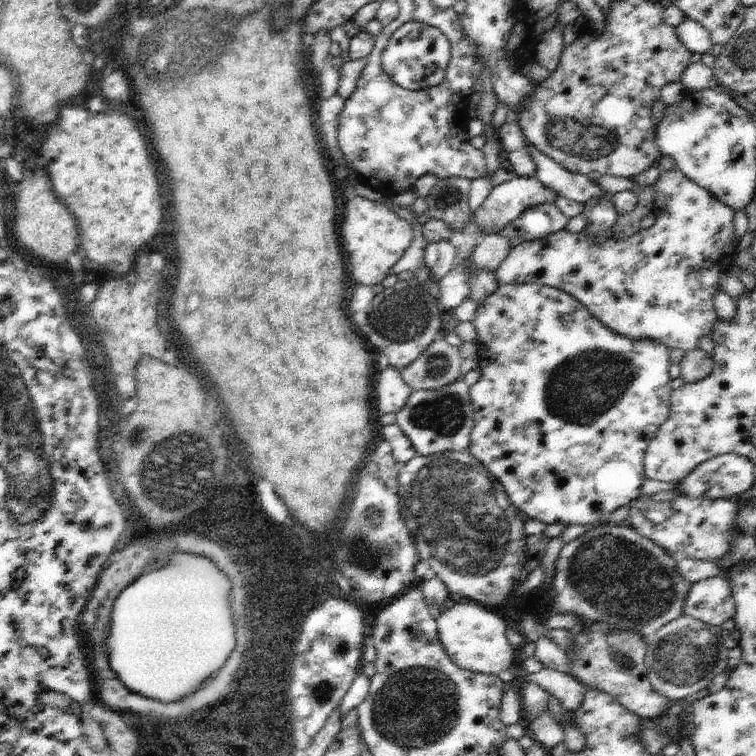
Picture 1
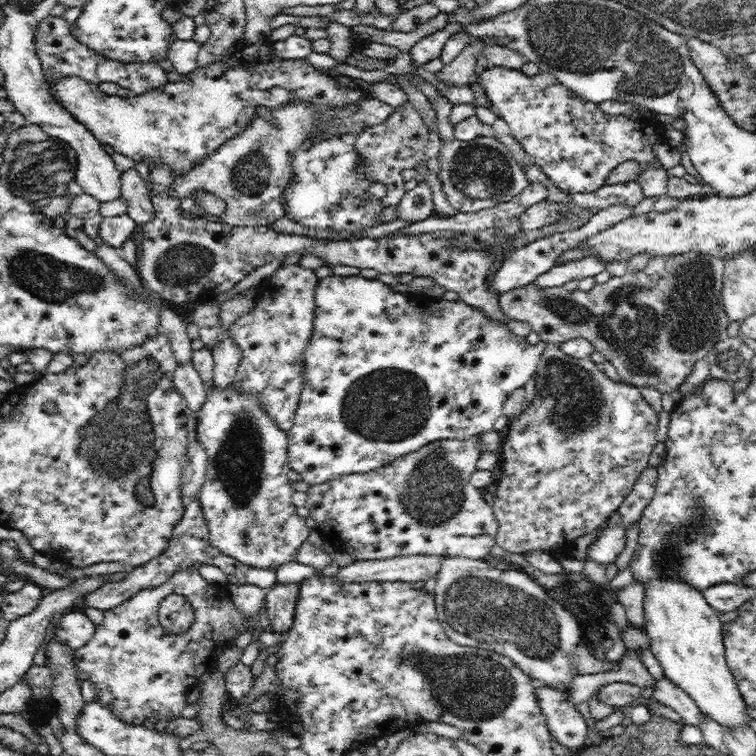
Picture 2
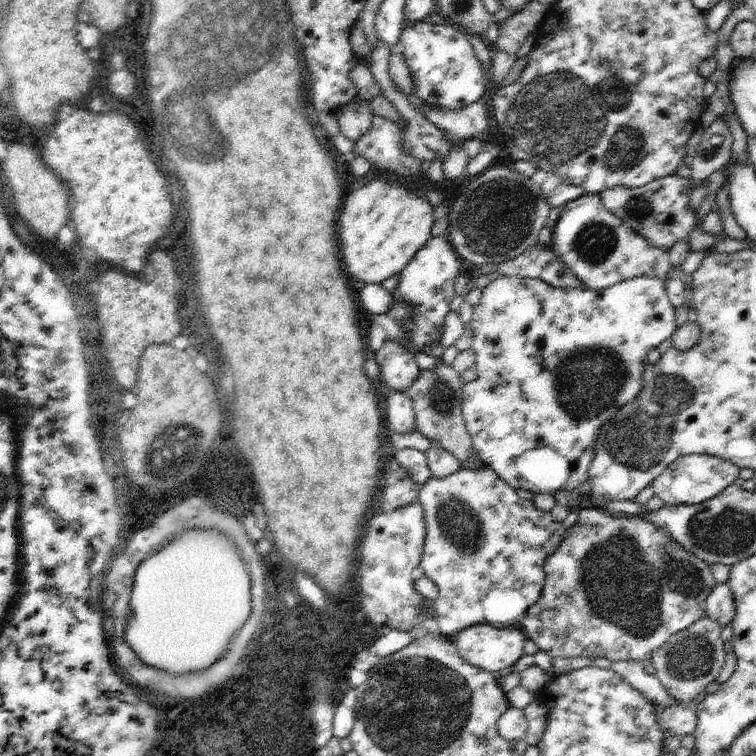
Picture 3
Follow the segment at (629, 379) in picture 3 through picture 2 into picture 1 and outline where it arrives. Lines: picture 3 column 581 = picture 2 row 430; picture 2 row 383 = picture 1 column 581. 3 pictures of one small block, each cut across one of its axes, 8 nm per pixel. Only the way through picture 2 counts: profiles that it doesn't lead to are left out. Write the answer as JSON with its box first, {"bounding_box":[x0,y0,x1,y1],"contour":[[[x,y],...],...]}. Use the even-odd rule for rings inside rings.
{"bounding_box":[469,284,671,528],"contour":[[[513,284],[513,286],[499,286],[491,296],[485,298],[485,302],[475,310],[475,334],[479,344],[479,360],[477,368],[481,368],[481,378],[477,384],[469,388],[469,398],[473,406],[473,418],[475,426],[469,436],[469,452],[497,478],[497,482],[503,486],[509,502],[519,510],[525,512],[529,520],[543,522],[547,526],[551,524],[565,524],[567,526],[585,526],[593,528],[607,520],[607,516],[623,506],[629,506],[631,502],[641,498],[641,488],[645,484],[645,472],[643,472],[643,456],[645,450],[655,436],[655,432],[661,428],[661,424],[671,414],[671,386],[669,386],[669,352],[659,342],[653,340],[627,340],[623,336],[617,336],[611,332],[611,328],[603,326],[591,312],[575,300],[571,294],[551,288],[551,286],[539,286],[539,284]]]}

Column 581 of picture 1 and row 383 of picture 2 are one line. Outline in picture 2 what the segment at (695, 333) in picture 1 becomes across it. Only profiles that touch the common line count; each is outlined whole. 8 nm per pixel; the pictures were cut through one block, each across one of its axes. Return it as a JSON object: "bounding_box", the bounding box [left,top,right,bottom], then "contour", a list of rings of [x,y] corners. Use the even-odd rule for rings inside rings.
{"bounding_box":[230,266,318,432],"contour":[[[286,266],[276,270],[270,278],[262,280],[258,284],[258,298],[252,306],[252,310],[244,316],[240,316],[232,326],[230,326],[230,338],[238,344],[242,350],[242,362],[238,366],[234,386],[242,390],[244,394],[256,394],[258,400],[262,402],[266,414],[276,422],[278,428],[284,432],[290,432],[294,426],[296,410],[300,404],[300,394],[304,390],[304,352],[310,344],[312,330],[314,330],[314,318],[316,318],[316,286],[318,278],[314,270],[302,268],[302,266]]]}

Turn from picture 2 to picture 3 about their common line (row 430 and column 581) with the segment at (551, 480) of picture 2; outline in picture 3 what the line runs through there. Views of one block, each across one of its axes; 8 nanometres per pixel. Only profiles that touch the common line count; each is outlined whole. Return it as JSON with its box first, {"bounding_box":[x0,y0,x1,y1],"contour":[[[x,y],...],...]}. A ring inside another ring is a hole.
{"bounding_box":[517,504,717,662],"contour":[[[589,504],[577,508],[577,520],[565,530],[559,546],[545,558],[545,586],[539,600],[517,626],[539,652],[555,658],[605,658],[615,662],[645,662],[669,638],[699,618],[707,618],[705,600],[717,586],[709,564],[685,552],[645,516],[609,516]]]}

